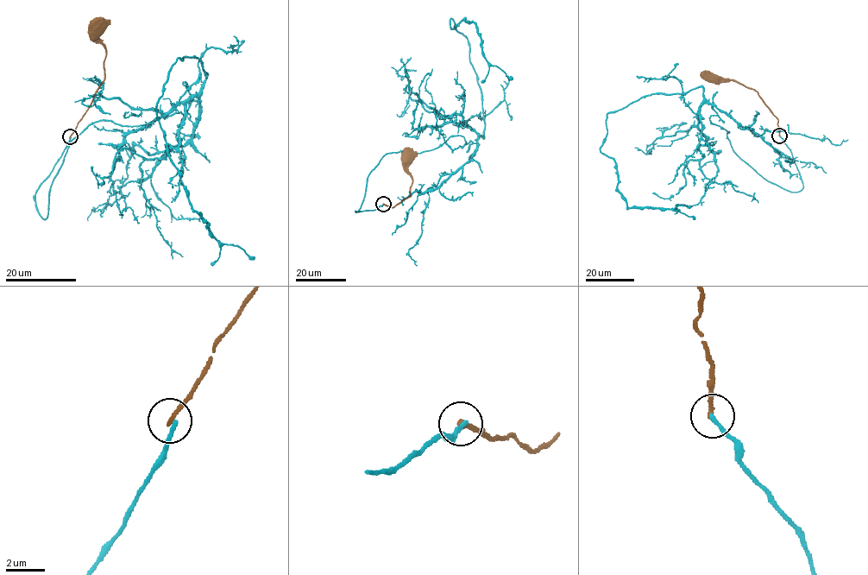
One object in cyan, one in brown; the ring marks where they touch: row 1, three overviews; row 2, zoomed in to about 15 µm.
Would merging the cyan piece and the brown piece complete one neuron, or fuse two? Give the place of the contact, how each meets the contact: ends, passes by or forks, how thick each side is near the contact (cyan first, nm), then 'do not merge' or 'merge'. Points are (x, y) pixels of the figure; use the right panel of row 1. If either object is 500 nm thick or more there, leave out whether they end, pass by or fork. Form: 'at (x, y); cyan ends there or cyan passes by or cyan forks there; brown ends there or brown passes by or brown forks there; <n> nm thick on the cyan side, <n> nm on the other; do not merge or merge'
at (779, 135); cyan ends there; brown ends there; 200 nm thick on the cyan side, 240 nm on the other; do not merge

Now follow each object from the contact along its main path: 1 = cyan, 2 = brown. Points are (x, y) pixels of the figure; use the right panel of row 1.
1: (779, 135), (798, 192), (742, 160), (701, 87), (608, 113), (600, 149), (626, 206), (689, 206)
2: (779, 135), (778, 120), (758, 93), (735, 81), (711, 77)

